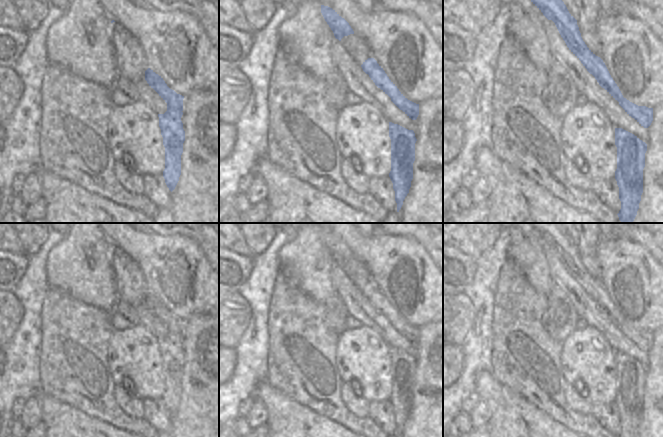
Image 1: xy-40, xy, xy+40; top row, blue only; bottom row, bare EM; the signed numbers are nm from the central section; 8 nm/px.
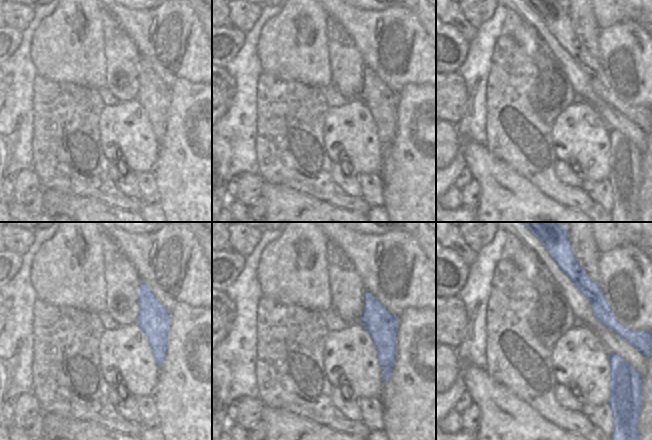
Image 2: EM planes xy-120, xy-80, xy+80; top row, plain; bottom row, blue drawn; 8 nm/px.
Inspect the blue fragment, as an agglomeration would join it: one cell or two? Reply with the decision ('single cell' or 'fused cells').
fused cells

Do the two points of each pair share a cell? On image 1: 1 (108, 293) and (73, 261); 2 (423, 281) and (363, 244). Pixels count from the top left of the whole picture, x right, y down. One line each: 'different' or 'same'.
1: same
2: same

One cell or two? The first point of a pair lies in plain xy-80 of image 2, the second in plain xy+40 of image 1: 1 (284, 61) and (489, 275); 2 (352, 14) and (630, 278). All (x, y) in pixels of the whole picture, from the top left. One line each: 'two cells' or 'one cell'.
1: two cells
2: one cell

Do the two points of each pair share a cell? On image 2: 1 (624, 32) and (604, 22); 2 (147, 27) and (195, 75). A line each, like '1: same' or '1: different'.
1: different
2: same

